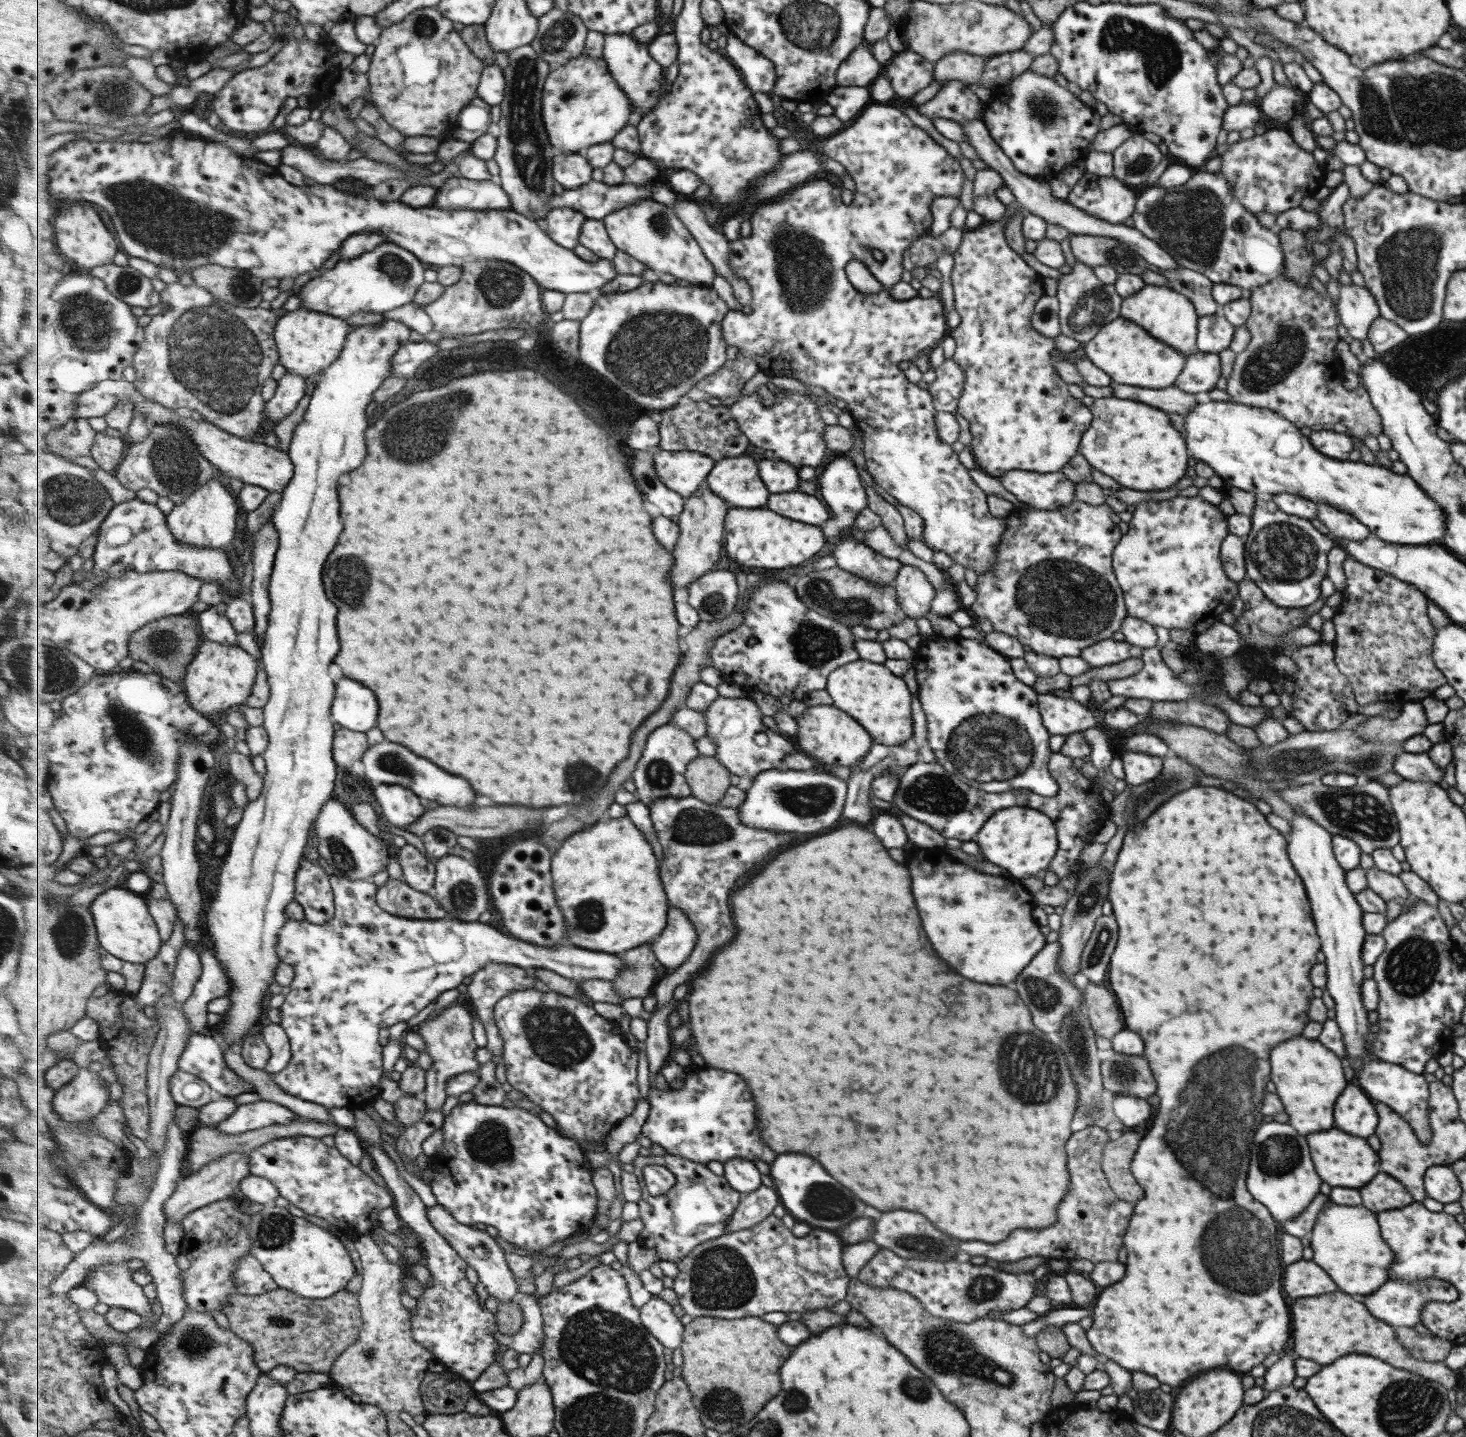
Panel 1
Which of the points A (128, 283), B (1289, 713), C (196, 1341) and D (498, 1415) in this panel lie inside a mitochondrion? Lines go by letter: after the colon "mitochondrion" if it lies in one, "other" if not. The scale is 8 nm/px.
A: mitochondrion
B: other
C: mitochondrion
D: other

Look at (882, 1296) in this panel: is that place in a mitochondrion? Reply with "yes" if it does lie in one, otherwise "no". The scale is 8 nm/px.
no

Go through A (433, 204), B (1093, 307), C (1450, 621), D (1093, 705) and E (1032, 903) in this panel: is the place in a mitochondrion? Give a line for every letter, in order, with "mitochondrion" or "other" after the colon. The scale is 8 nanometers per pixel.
A: other
B: mitochondrion
C: other
D: other
E: other

